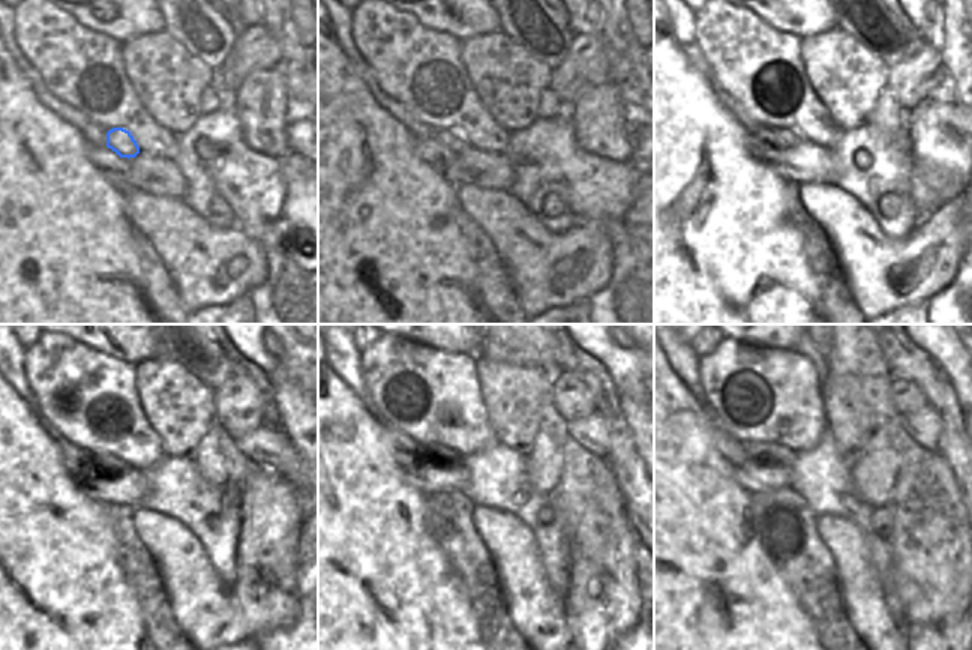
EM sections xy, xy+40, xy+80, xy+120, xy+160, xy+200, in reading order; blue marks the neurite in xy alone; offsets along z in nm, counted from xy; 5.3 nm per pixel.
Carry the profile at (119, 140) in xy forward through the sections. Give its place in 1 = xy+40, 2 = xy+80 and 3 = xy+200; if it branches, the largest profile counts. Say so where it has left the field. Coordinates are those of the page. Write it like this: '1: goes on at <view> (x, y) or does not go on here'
1: goes on at xy+40 (453, 140)
2: goes on at xy+80 (782, 138)
3: goes on at xy+200 (764, 452)

